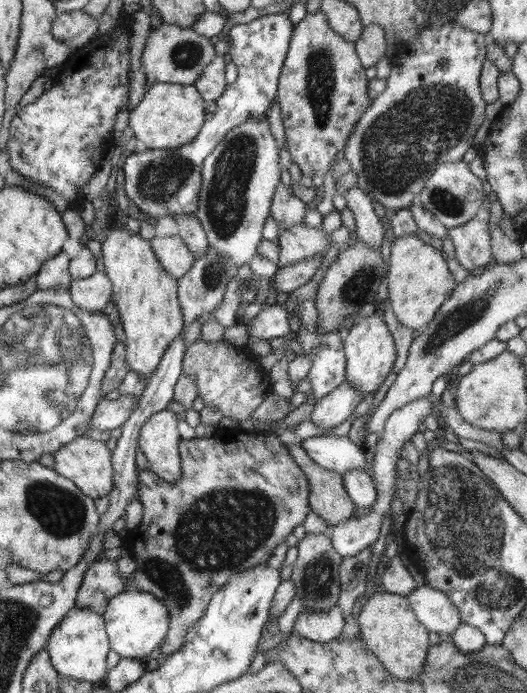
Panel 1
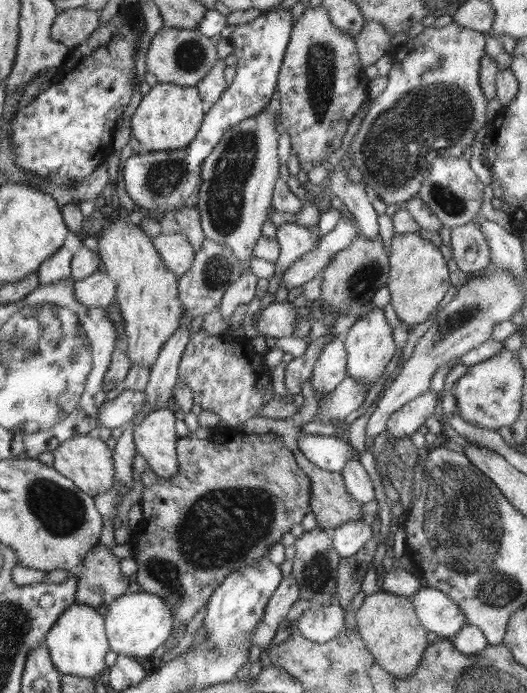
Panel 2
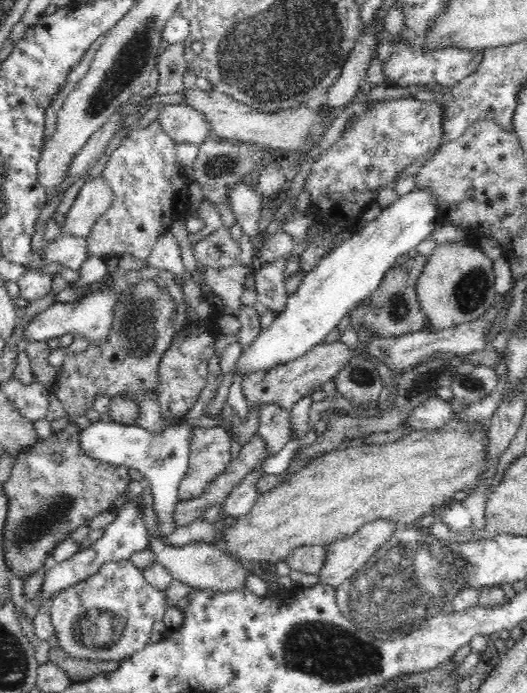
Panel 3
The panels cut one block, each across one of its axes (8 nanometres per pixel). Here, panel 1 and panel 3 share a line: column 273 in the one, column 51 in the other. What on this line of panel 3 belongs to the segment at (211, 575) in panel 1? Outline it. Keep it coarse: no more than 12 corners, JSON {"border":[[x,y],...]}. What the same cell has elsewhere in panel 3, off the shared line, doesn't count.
{"border":[[70,423],[3,485],[3,555],[27,579],[126,492]]}

